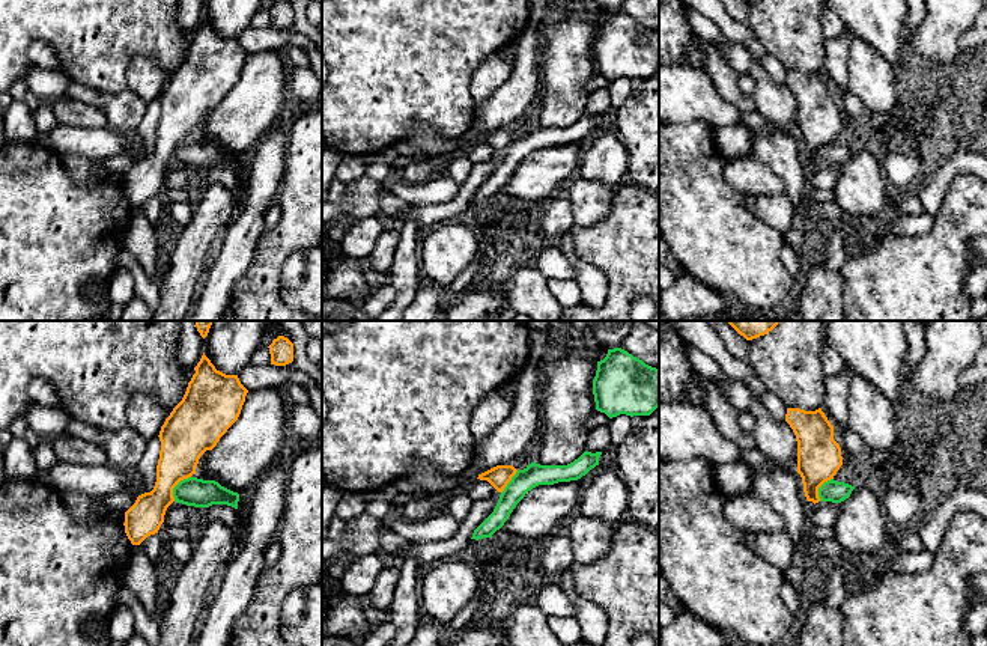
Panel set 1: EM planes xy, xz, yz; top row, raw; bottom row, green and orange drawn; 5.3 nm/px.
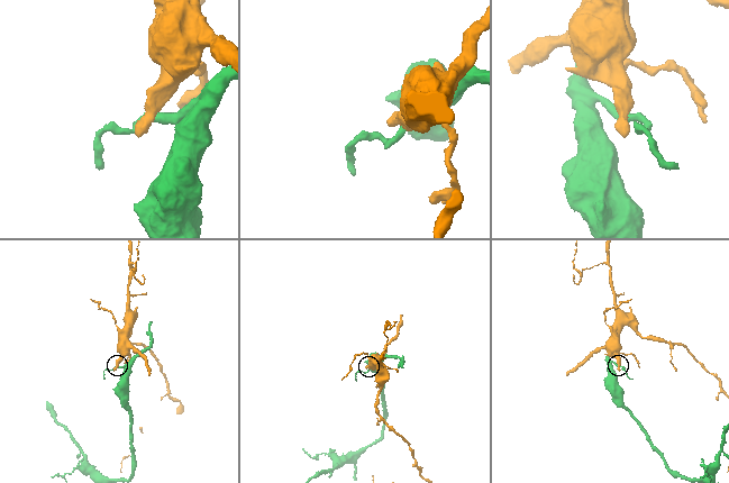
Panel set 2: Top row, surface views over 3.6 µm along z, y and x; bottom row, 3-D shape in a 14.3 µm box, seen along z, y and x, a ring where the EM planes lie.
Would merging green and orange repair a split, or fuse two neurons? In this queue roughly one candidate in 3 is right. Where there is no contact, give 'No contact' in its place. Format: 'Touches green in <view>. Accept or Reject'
Touches green in xy. Reject

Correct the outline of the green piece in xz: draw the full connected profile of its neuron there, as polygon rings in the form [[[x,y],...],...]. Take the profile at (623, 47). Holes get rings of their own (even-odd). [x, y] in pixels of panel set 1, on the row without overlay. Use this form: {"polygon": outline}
{"polygon": [[[621,11],[608,12],[593,42],[596,72],[609,81],[650,78],[659,69],[659,32]]]}

